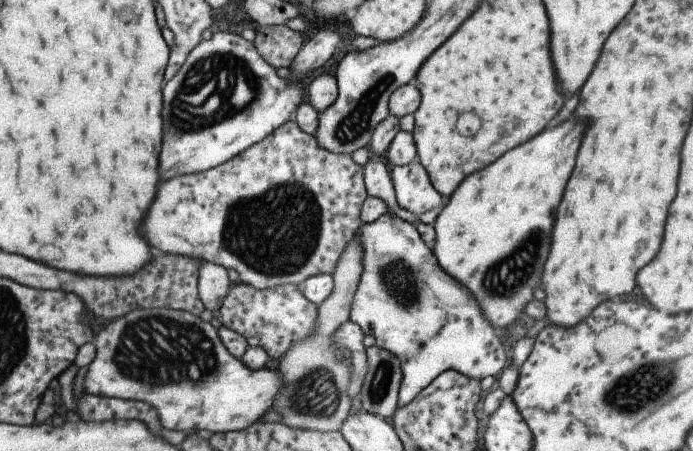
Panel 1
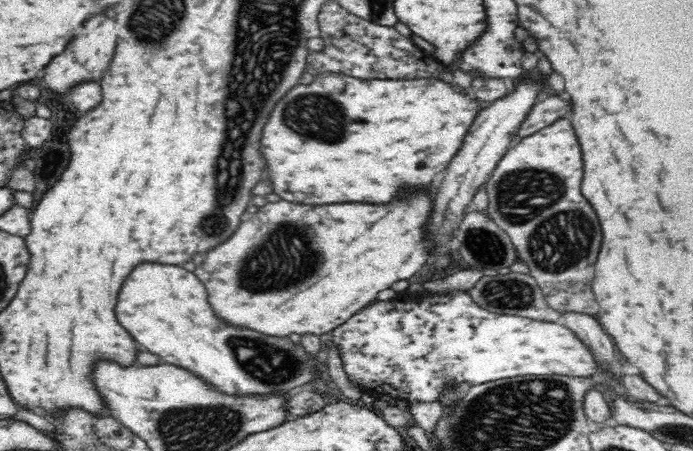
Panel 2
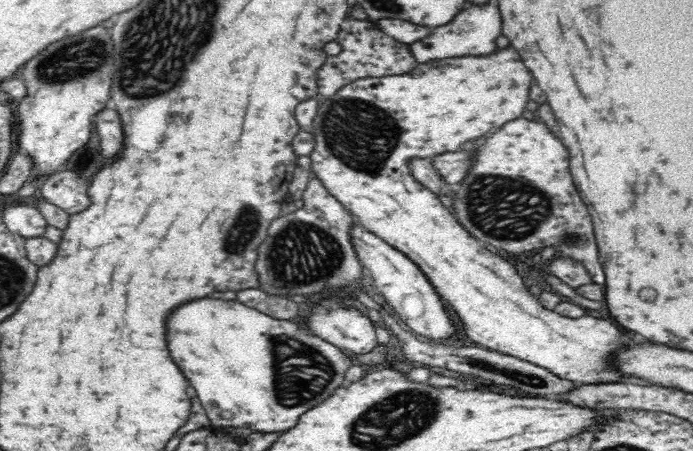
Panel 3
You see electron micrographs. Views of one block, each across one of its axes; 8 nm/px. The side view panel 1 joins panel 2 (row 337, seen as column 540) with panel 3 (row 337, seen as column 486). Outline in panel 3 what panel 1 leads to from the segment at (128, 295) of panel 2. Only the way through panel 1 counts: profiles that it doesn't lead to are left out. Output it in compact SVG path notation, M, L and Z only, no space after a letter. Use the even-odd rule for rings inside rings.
M204 297L200 300L192 300L186 302L184 306L178 306L176 310L172 310L172 314L168 316L168 350L172 354L172 360L180 366L183 371L184 377L188 379L189 384L196 390L197 397L207 412L207 416L214 427L232 427L235 430L243 428L250 428L253 431L260 432L276 432L283 433L285 430L291 429L307 410L310 410L316 404L324 402L328 396L332 396L336 392L336 388L342 386L345 381L345 370L352 366L352 359L350 354L345 353L332 346L330 342L324 342L312 334L306 334L304 330L300 330L300 326L296 322L286 322L286 320L274 320L267 314L258 312L254 308L250 308L237 300L225 301L223 299ZM222 412L230 412L232 418L223 418Z

